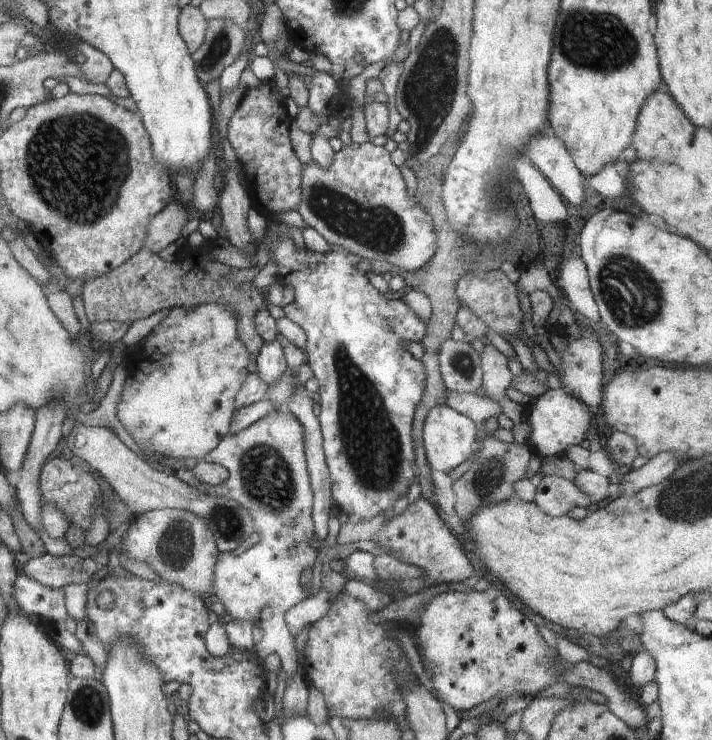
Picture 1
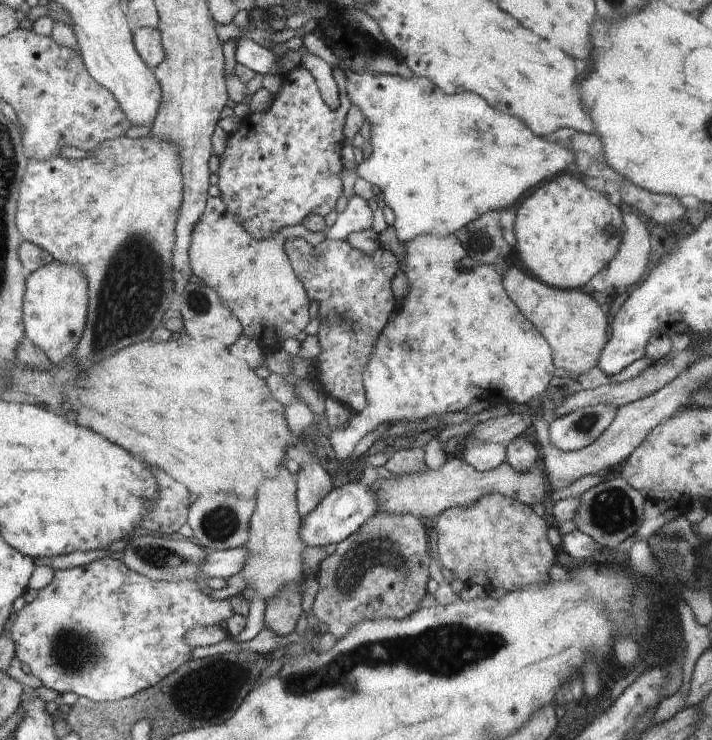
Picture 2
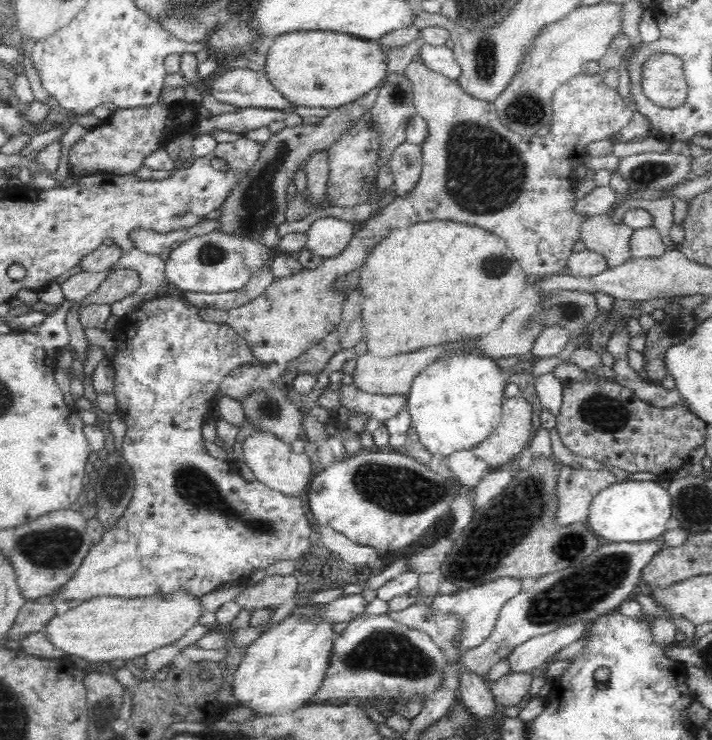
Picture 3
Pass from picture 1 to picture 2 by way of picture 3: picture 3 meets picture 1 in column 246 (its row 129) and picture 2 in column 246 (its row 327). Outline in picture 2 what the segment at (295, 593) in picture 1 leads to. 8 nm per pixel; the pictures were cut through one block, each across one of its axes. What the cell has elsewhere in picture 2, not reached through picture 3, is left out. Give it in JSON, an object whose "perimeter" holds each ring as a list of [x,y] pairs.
{"perimeter":[[[220,197],[209,198],[201,220],[194,226],[190,246],[194,277],[217,291],[222,302],[237,315],[244,335],[271,352],[282,348],[288,338],[296,338],[310,322],[309,293],[285,251],[286,242],[298,237],[321,243],[327,235],[310,232],[300,224],[278,230],[272,238],[258,240],[242,228]]]}

